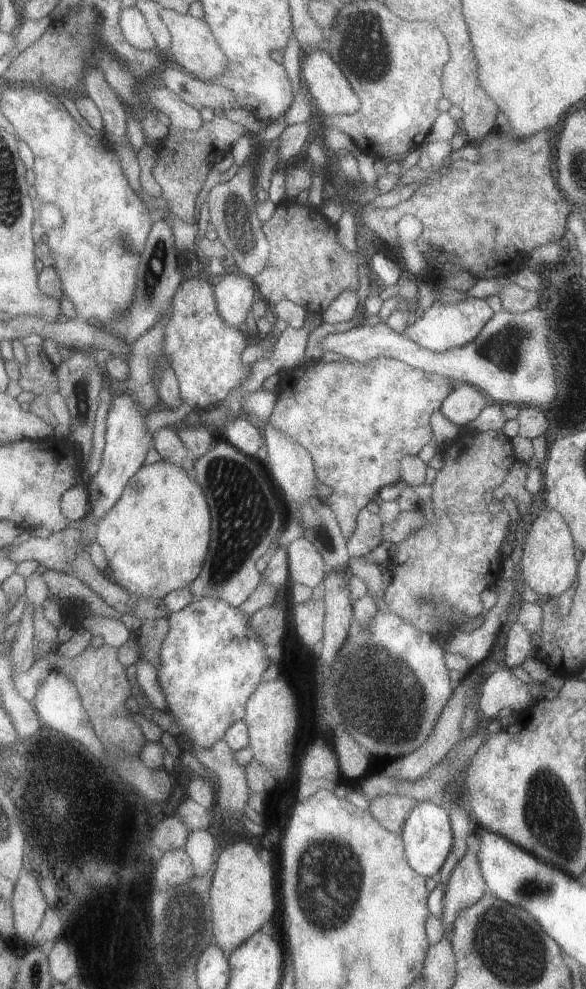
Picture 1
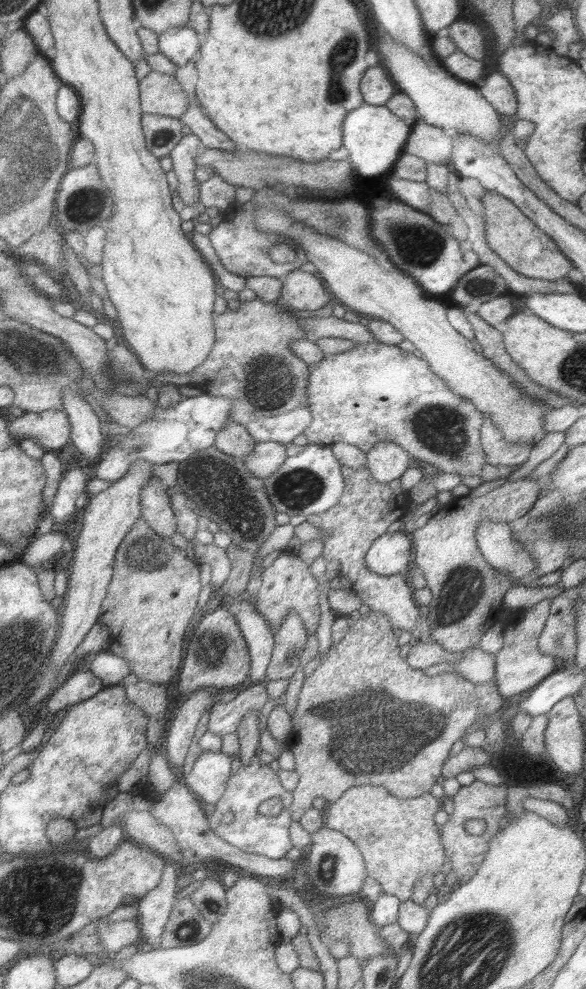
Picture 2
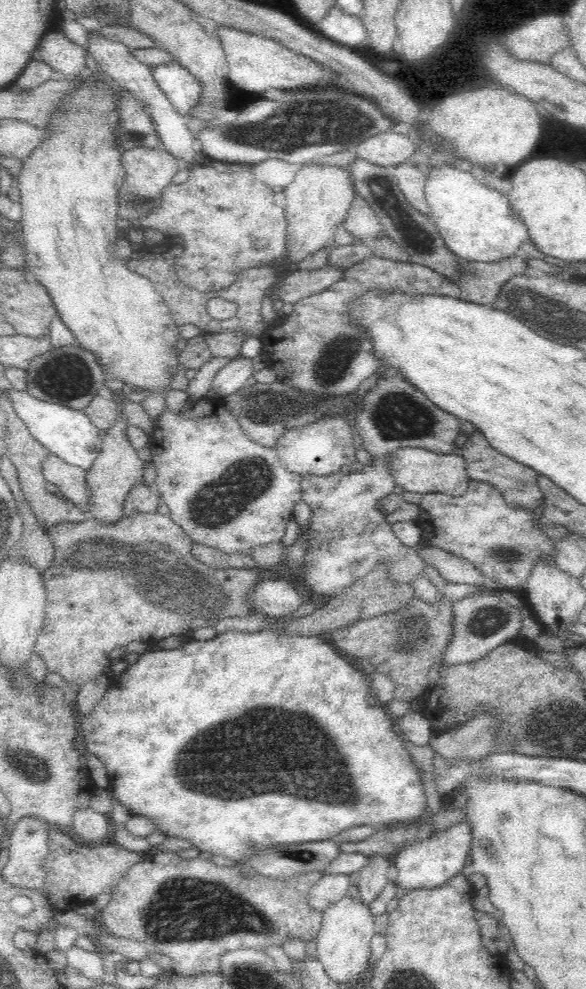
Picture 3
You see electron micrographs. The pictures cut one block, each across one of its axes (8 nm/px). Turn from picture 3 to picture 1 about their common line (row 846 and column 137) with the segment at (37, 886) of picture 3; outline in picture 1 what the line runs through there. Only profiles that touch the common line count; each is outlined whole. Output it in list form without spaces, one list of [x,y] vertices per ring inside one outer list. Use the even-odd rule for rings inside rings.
[[[121,8],[119,28],[121,28],[121,34],[127,40],[127,44],[131,44],[133,48],[137,48],[141,52],[157,48],[151,32],[145,24],[145,18],[137,8]]]

